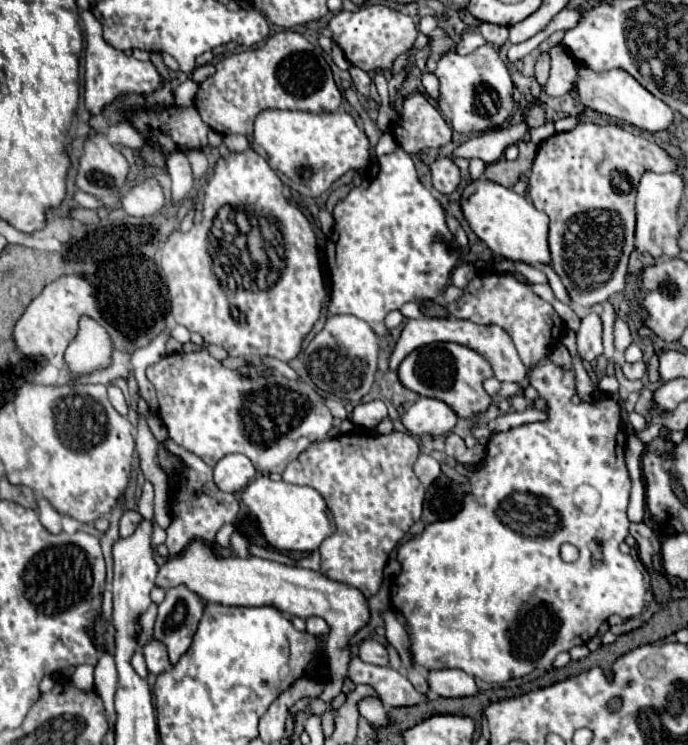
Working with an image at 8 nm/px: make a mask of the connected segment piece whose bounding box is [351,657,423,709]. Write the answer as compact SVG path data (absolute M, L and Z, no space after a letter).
M359 657L351 659L351 681L355 685L371 685L385 707L411 707L421 703L421 693L409 683L405 675L393 667L379 667L363 663Z

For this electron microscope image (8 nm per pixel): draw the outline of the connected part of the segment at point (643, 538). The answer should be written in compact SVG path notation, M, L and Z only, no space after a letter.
M631 523L631 535L637 541L639 547L639 559L643 561L645 567L659 571L661 569L661 561L659 561L659 539L653 533L651 527L647 527L645 523Z

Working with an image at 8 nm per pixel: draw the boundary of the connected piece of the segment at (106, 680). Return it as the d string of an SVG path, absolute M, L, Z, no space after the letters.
M104 651L99 663L95 665L95 687L97 687L99 695L103 697L111 729L115 727L115 707L113 707L113 695L117 689L115 681L117 681L117 669L115 669L113 655Z

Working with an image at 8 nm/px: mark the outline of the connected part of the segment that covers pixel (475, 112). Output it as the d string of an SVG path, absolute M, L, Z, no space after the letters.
M491 45L479 47L471 55L457 55L455 51L447 53L437 65L437 79L441 83L439 109L451 121L453 129L459 133L483 133L495 127L501 127L513 109L513 81L495 49Z

